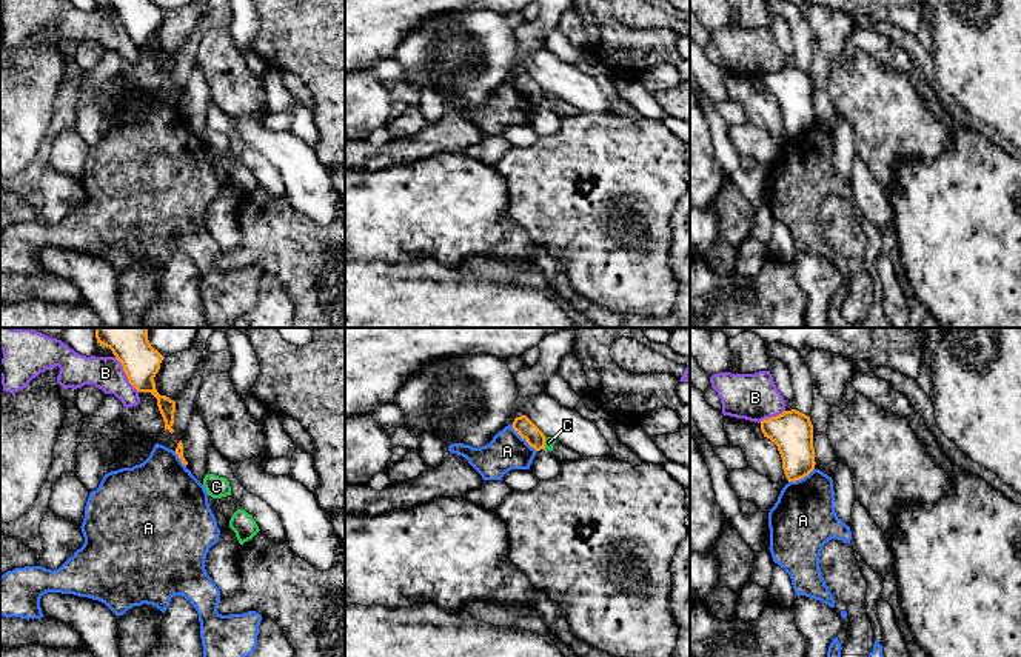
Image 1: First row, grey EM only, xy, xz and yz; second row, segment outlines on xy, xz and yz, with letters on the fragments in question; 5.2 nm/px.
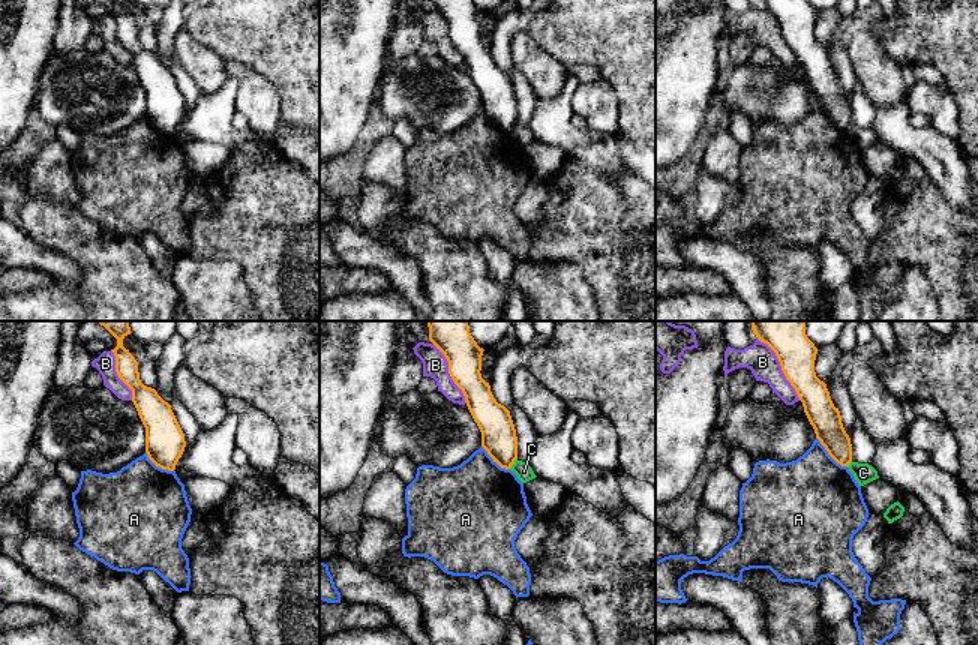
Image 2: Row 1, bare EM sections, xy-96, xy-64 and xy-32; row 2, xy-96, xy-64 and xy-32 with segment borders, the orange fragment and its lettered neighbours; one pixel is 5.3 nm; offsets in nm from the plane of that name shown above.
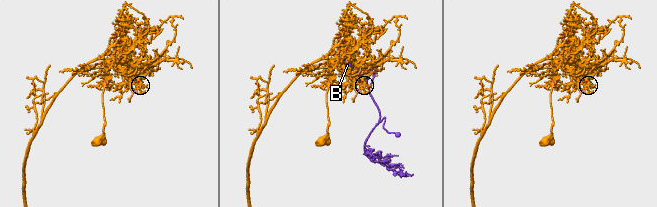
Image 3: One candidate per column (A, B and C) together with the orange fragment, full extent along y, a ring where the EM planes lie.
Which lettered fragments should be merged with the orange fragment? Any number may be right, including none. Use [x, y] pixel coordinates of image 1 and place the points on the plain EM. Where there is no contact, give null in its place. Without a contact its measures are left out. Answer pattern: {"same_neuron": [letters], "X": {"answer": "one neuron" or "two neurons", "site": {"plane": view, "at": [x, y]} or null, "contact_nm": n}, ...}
{"same_neuron": [], "A": {"answer": "two neurons", "site": {"plane": "xz", "at": [522, 93]}, "contact_nm": 200}, "B": {"answer": "two neurons", "site": {"plane": "xy", "at": [125, 28]}, "contact_nm": 220}, "C": {"answer": "two neurons", "site": {"plane": "xz", "at": [544, 97]}, "contact_nm": 60}}

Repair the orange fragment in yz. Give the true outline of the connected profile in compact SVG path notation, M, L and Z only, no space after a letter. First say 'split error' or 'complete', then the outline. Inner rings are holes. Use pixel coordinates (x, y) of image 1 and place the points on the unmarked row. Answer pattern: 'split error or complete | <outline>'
complete | M792 65L761 77L764 92L770 94L782 114L788 137L796 137L815 125L813 80L810 72Z

